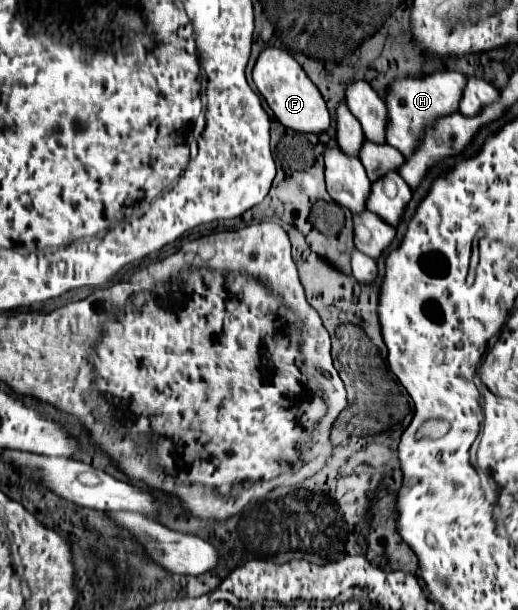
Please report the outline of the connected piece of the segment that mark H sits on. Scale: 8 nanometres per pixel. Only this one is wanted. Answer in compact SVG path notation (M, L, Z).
M434 72L424 78L406 76L404 80L396 80L388 92L388 142L402 154L414 154L418 148L418 134L426 130L426 122L434 122L438 118L446 118L446 114L458 112L458 102L462 98L462 90L466 88L466 76L458 72Z

